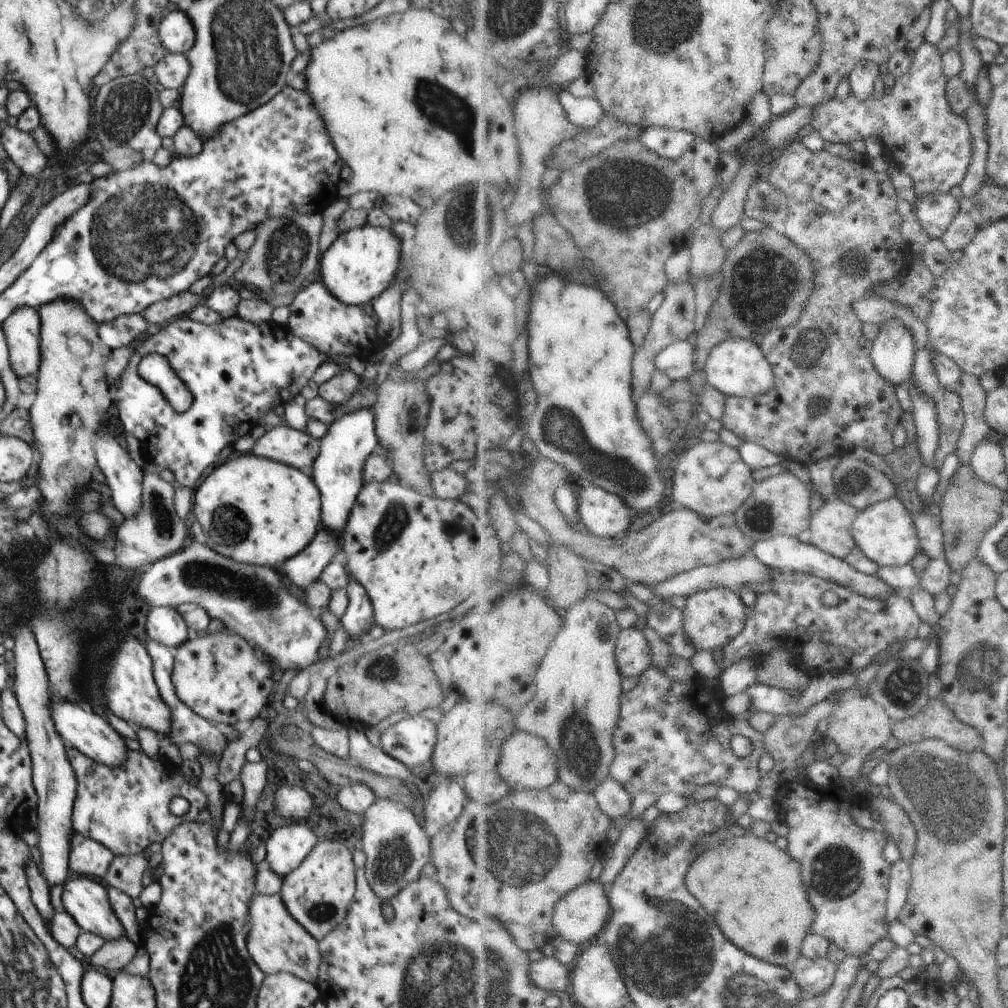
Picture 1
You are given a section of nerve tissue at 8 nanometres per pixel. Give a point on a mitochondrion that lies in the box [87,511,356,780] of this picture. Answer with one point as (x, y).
(259, 596)

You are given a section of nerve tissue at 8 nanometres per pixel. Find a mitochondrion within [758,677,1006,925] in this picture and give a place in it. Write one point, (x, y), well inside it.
(956, 803)

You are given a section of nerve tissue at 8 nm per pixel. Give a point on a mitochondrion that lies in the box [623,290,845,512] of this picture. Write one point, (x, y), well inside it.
(818, 403)

